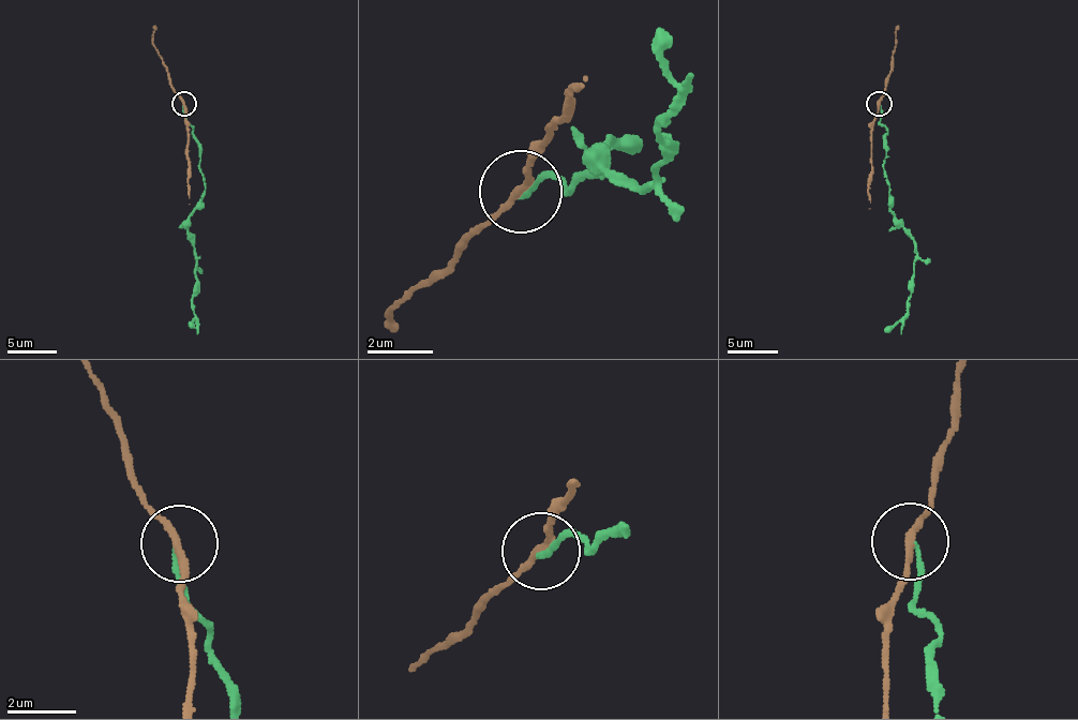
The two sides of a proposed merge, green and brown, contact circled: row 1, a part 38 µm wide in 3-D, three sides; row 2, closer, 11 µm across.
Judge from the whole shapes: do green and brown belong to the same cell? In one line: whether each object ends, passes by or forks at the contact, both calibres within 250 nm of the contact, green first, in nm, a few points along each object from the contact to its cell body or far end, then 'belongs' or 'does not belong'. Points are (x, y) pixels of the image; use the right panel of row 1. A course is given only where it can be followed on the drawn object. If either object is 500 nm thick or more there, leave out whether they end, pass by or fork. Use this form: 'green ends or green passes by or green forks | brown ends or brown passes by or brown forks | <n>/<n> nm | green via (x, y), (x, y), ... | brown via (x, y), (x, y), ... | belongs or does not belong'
green ends | brown passes by | 120/190 nm | green via (881, 104), (879, 122), (887, 129), (883, 169), (888, 201), (915, 245), (916, 254), (910, 308), (884, 332) | brown via (878, 104), (871, 130), (868, 209) | does not belong

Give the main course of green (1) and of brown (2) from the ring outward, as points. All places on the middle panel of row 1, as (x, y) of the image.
1: (522, 197), (549, 174), (568, 193), (630, 135), (603, 156), (656, 183), (678, 94), (661, 26)
2: (522, 189), (583, 74)

